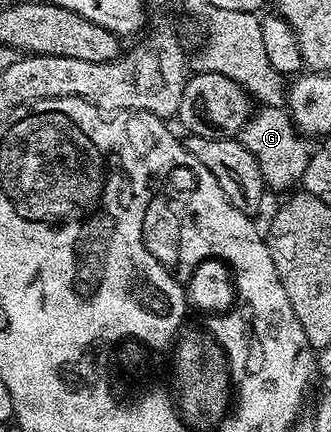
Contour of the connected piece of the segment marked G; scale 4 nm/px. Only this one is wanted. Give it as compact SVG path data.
M260 107L248 118L248 122L239 131L238 140L258 159L258 167L264 176L265 186L272 189L288 189L299 186L304 179L308 166L310 148L287 108L269 109Z

